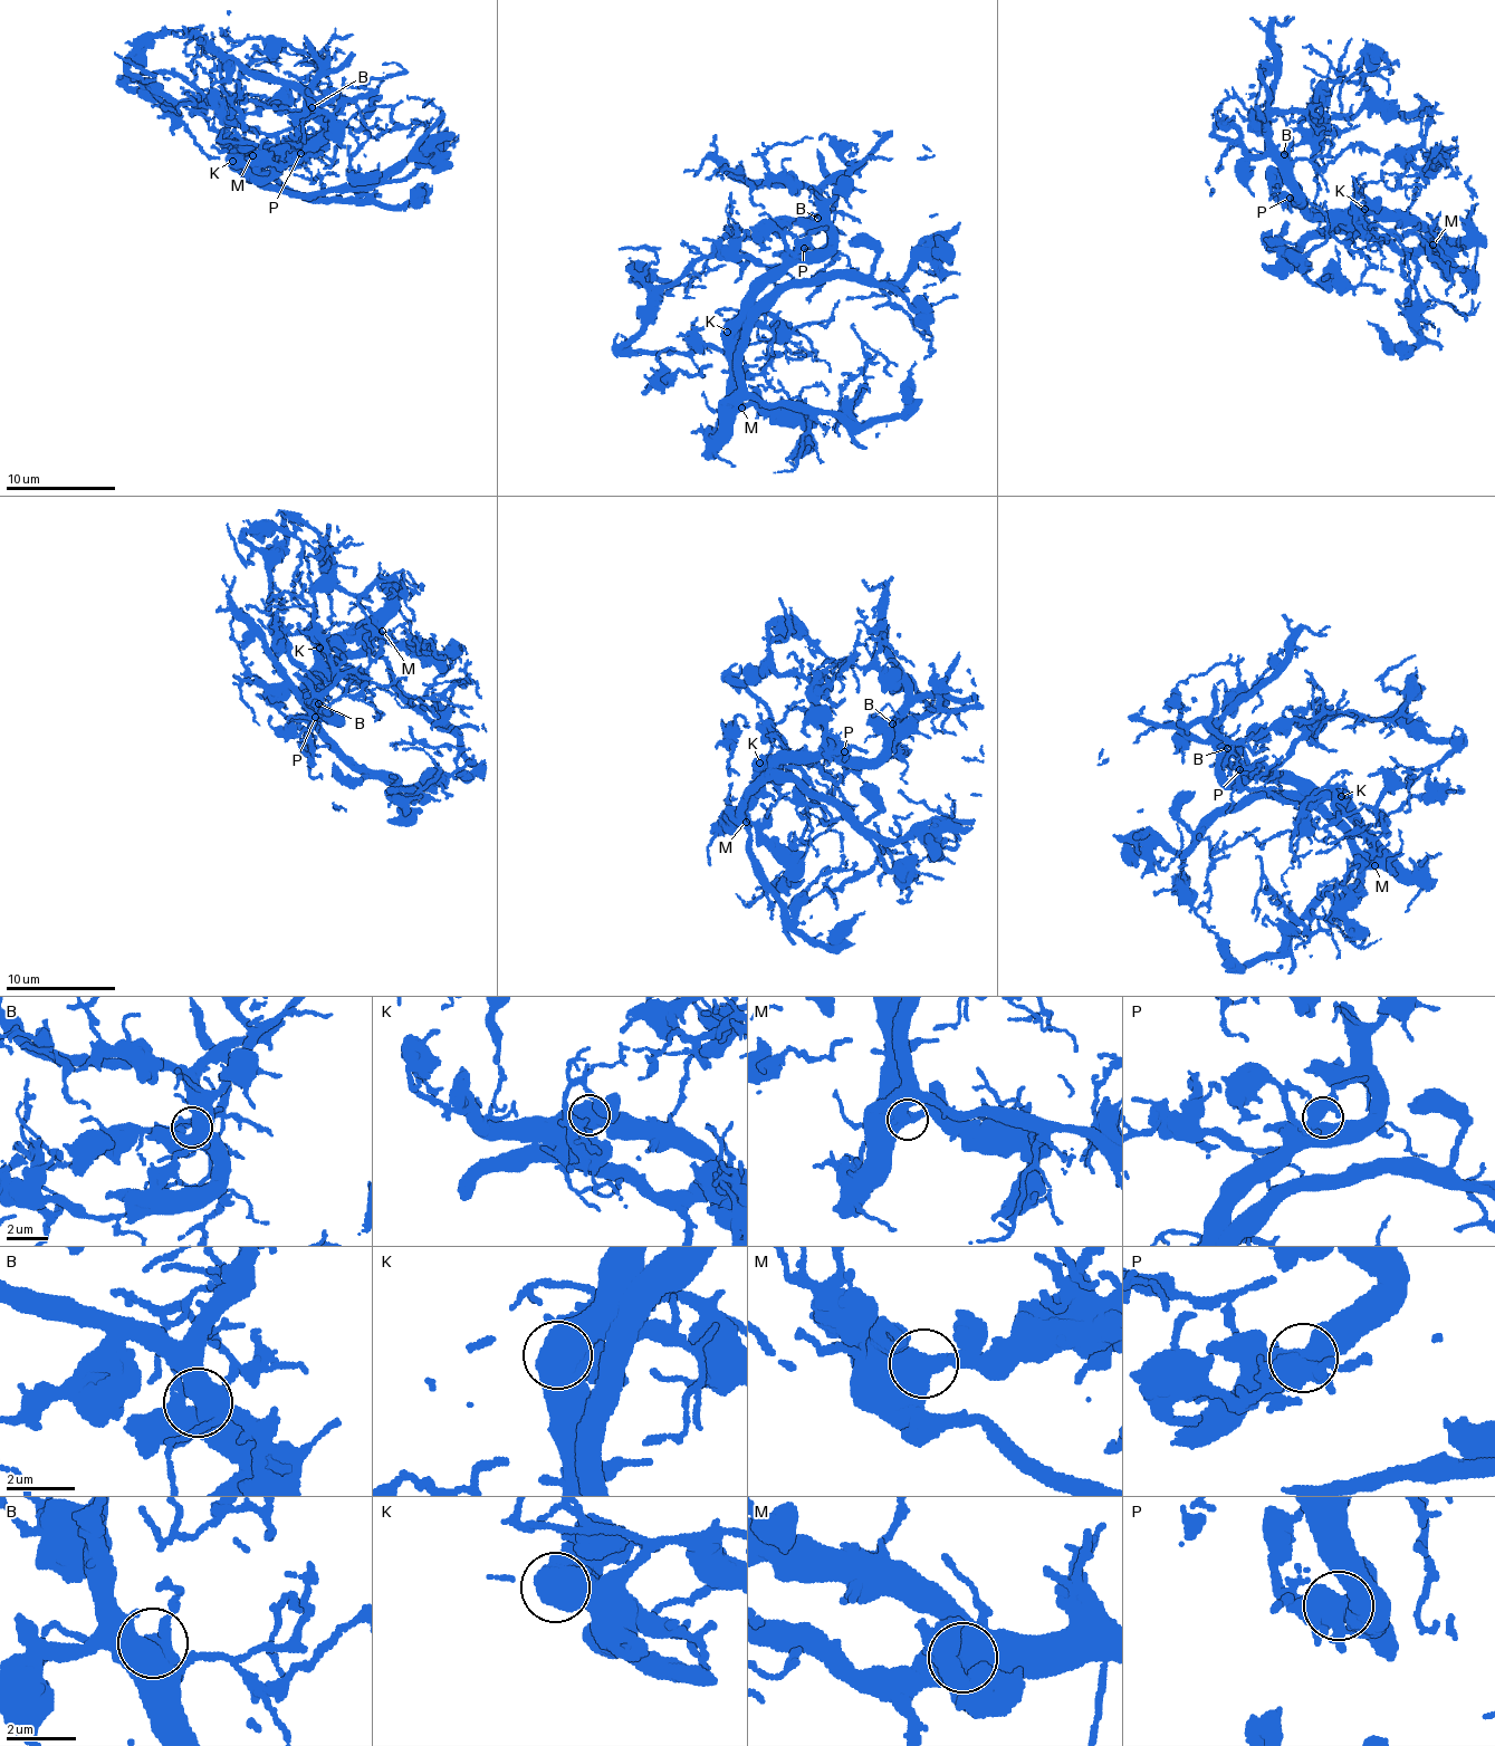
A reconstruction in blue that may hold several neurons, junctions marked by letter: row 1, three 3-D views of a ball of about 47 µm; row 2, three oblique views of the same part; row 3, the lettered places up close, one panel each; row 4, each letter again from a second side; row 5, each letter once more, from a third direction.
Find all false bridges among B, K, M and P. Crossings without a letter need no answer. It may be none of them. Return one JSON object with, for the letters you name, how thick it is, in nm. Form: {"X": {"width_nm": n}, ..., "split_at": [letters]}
{"split_at": []}

